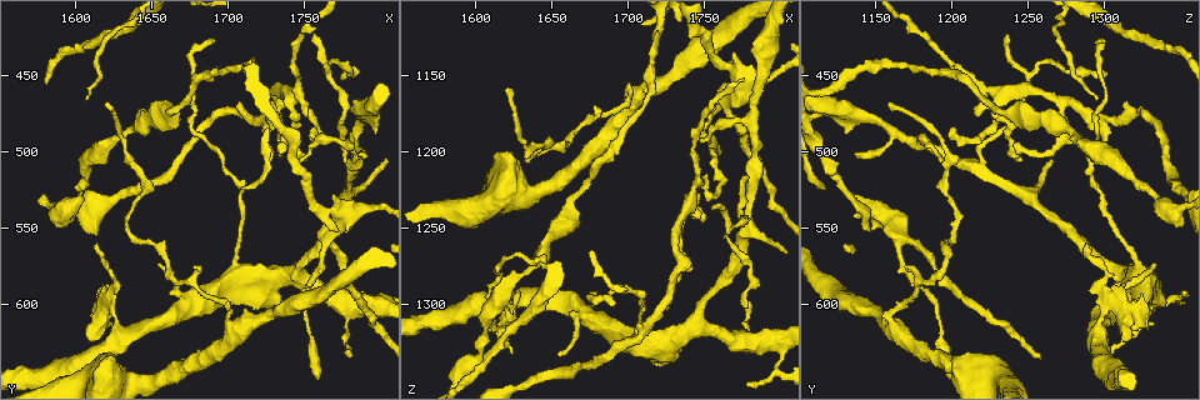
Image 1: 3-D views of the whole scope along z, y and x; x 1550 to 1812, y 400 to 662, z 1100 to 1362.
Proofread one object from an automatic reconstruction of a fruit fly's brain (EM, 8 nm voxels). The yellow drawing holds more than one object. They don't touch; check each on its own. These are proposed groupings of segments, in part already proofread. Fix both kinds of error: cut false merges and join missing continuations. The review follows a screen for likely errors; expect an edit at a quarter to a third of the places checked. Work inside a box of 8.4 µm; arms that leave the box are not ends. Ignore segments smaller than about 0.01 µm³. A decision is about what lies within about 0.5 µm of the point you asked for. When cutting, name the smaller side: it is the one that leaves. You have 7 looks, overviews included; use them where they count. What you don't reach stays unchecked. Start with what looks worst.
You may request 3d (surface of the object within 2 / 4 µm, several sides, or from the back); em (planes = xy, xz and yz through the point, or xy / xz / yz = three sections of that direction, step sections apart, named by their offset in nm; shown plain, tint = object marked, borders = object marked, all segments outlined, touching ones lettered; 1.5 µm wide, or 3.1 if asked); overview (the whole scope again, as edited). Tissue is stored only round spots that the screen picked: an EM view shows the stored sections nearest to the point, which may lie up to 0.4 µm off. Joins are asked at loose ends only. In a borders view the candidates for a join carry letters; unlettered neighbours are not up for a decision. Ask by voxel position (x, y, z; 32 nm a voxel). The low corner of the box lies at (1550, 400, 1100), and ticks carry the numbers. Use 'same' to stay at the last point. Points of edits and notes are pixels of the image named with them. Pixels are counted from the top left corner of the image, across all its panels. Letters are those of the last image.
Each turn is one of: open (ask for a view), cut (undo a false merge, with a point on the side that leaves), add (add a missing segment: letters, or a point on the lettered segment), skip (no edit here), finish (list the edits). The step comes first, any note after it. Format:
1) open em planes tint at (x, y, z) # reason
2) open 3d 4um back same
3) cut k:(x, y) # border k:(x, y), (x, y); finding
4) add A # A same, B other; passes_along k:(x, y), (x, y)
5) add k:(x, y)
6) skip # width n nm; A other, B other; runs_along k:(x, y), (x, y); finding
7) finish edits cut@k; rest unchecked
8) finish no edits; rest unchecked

open em xz step 8 borders at (1750, 506, 1246) # tapers out

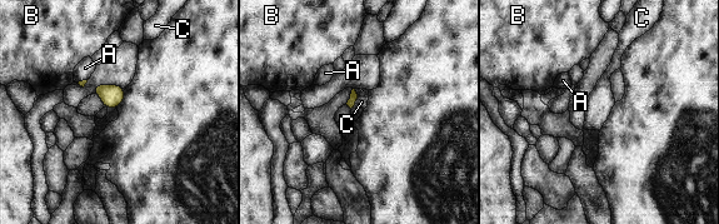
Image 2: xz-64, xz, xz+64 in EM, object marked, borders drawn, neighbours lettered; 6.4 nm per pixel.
skip # A other, B other, C other; border 2:(355, 89), (355, 103), (350, 108); no lettered segment goes on from it

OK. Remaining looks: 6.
open 3d 2um at (1678, 574, 1172) # tapers out

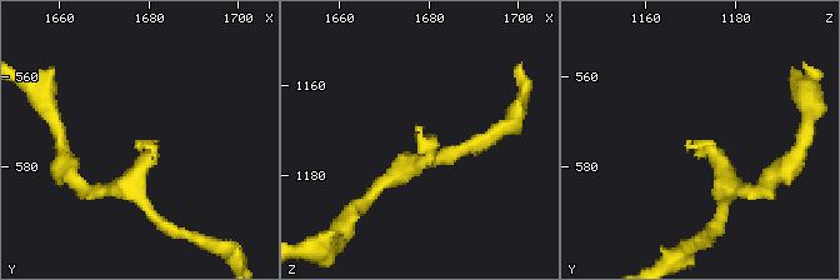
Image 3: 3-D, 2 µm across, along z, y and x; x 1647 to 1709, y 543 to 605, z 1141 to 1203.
open em xy step 8 tint at (1676, 575, 1169) # need the tissue

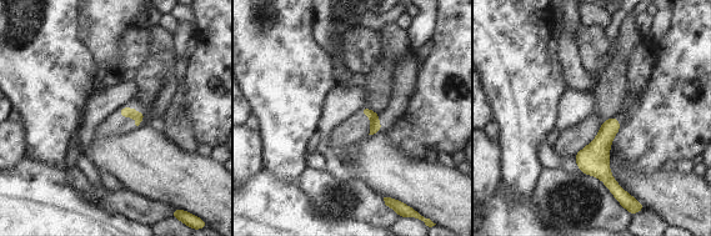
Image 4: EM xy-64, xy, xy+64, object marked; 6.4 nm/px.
open em planes borders same # cut it another way

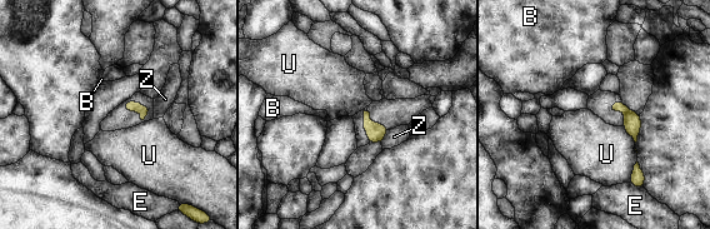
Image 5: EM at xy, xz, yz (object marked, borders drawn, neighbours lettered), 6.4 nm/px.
add Z # B other, E other, U other, Z same; passes_along 5:(375, 132), (384, 137), (394, 137); it goes on there

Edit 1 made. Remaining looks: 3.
open overview # redraw

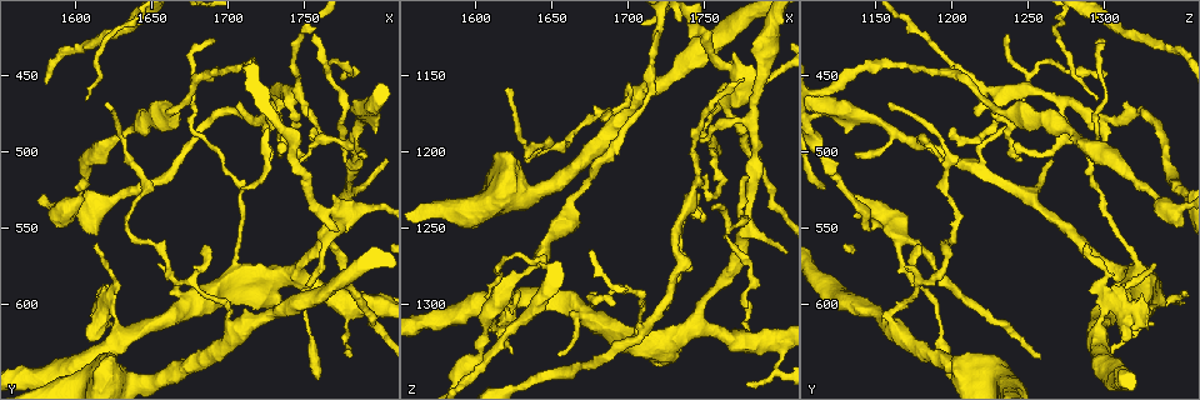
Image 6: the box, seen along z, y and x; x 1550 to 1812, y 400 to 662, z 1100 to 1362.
open em planes borders at (1778, 448, 1300) # thin end

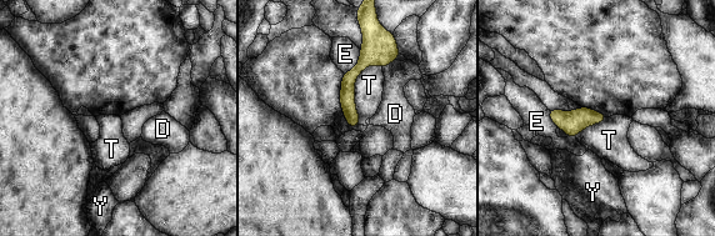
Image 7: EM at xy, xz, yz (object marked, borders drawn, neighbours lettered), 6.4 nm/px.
skip # D other, E other, T other, Y other; no lettered segment goes on from it

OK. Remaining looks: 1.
finish edits add@5; rest unchecked

